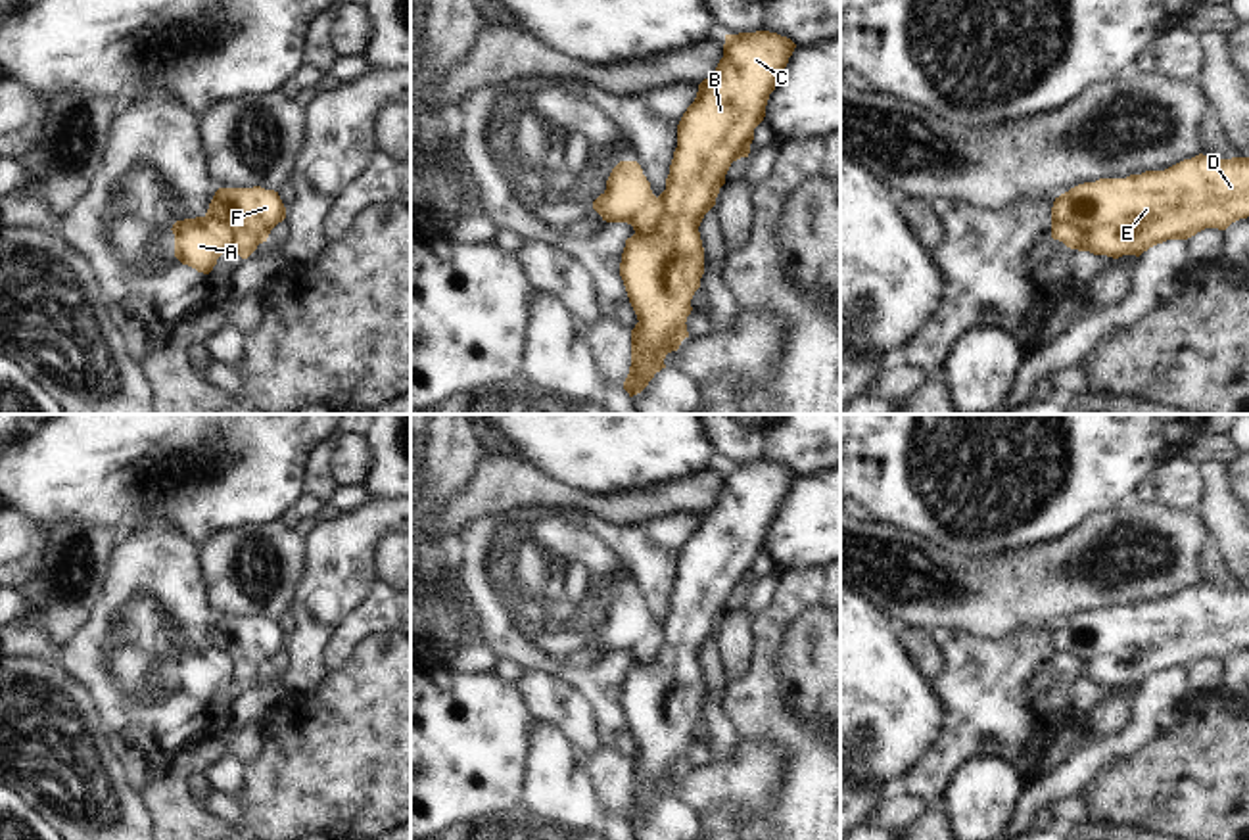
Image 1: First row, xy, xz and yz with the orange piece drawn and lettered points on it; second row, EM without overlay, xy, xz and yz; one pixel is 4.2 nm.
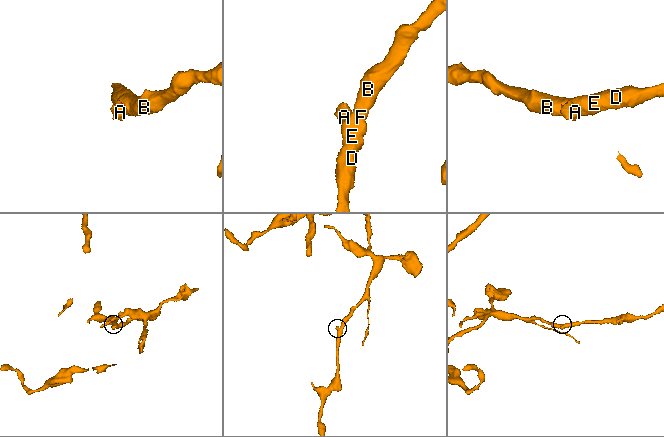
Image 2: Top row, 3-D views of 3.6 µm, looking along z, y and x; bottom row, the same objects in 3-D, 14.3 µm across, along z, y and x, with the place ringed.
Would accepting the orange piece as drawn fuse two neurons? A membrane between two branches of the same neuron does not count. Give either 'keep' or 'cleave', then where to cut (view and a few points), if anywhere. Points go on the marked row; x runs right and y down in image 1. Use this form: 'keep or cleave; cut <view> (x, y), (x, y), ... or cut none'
cleave; cut yz (1052, 231), (1061, 234), (1067, 229), (1075, 229), (1083, 244)

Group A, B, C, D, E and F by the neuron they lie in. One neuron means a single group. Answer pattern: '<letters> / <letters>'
A / B C D E F

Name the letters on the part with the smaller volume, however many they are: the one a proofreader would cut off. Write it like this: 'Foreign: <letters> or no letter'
Foreign: A

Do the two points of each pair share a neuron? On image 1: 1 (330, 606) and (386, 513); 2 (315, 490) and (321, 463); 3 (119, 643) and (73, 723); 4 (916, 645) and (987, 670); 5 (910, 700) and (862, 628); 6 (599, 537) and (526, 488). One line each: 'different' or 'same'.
1: same
2: same
3: different
4: different
5: same
6: different

